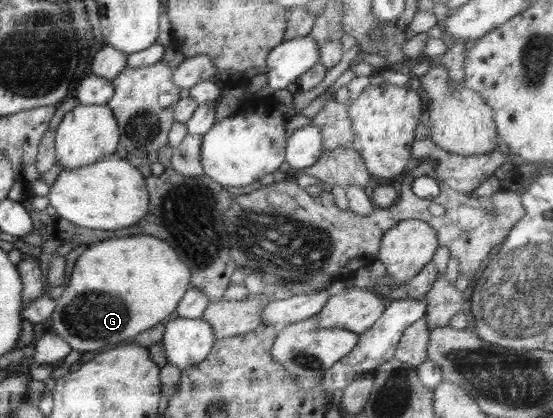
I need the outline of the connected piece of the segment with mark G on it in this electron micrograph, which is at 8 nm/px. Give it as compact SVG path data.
M153 235L121 237L93 243L84 252L72 269L69 285L56 293L57 303L51 314L55 334L63 338L71 347L86 356L107 352L119 345L129 343L141 332L168 321L179 305L185 291L190 289L191 271L175 251Z

